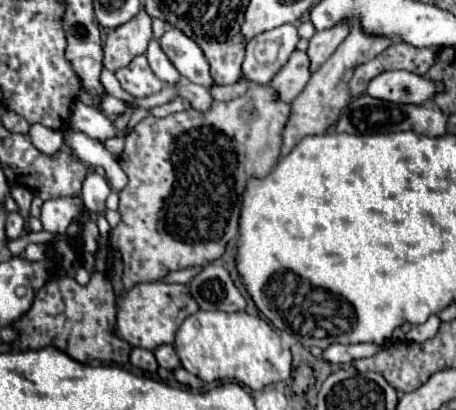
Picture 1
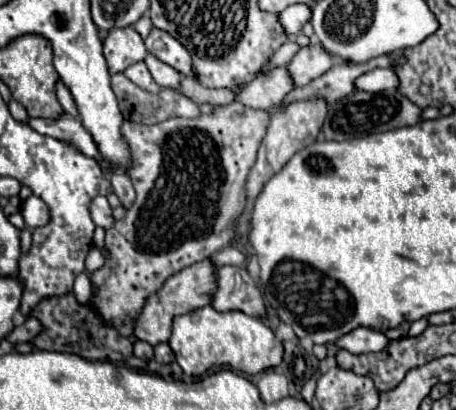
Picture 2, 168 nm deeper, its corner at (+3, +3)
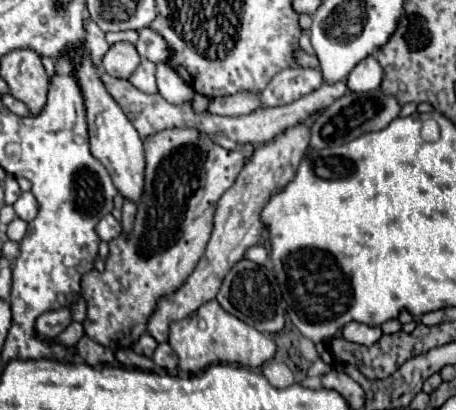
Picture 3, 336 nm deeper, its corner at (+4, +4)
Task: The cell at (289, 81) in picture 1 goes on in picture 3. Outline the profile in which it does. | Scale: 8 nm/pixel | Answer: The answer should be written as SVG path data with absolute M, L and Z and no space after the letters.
M239 92L233 96L219 96L211 102L209 112L217 116L243 116L261 106L261 96L253 92Z

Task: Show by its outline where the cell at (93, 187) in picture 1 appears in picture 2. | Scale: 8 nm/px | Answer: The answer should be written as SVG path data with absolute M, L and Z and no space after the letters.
M96 197L90 205L90 213L92 213L92 221L102 227L102 229L110 229L114 225L114 217L112 217L112 207L108 205L106 197Z

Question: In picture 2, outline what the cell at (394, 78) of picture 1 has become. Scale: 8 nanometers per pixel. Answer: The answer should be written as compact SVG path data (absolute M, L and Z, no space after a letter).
M372 69L368 73L362 73L356 79L356 89L364 89L370 93L380 93L384 89L396 89L398 87L398 77L392 69Z

